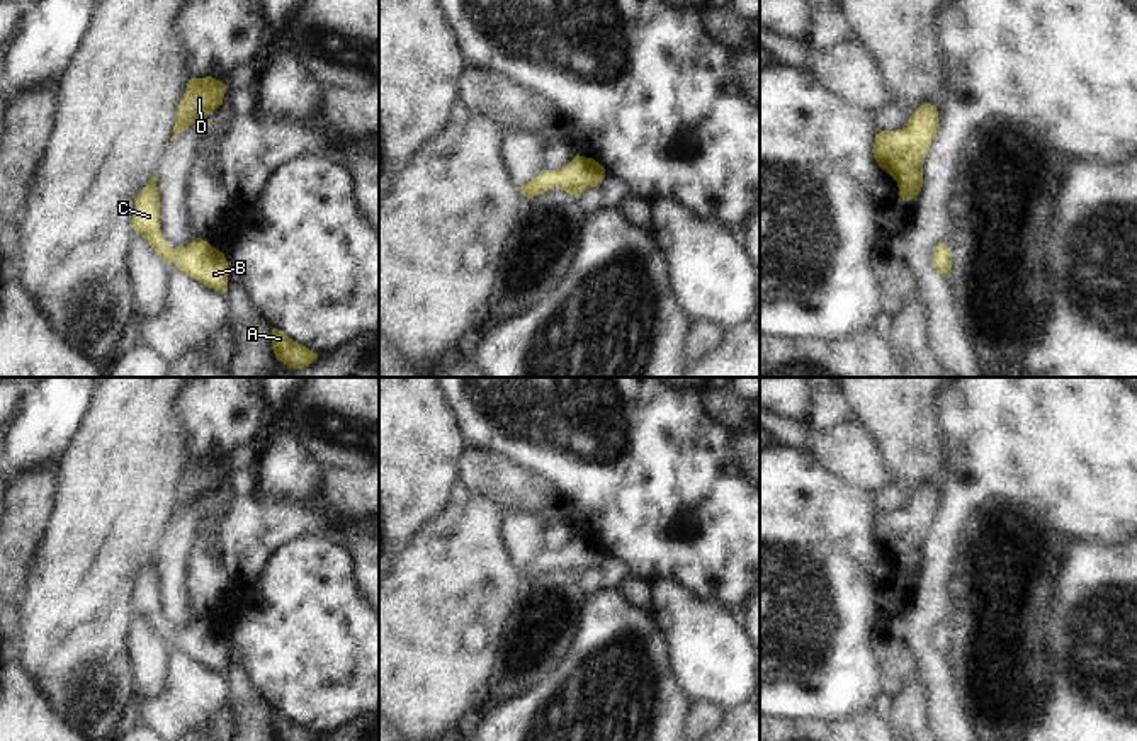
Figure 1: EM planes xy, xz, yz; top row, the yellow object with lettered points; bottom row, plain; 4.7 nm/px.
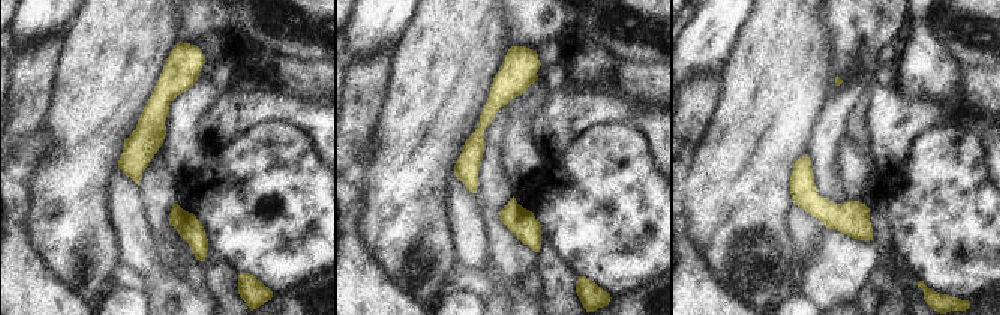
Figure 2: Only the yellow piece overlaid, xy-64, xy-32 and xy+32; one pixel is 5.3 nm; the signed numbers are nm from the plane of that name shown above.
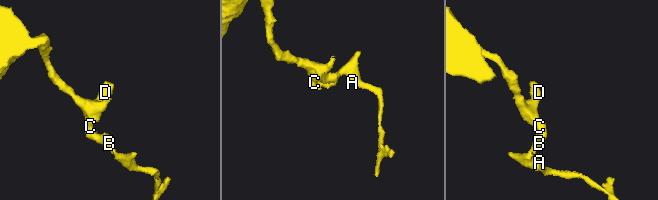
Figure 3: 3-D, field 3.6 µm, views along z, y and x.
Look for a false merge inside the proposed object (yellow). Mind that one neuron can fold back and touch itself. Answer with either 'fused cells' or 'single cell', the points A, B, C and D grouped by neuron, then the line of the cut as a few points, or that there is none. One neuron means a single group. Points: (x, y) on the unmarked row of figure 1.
single cell; A B C D; no cut

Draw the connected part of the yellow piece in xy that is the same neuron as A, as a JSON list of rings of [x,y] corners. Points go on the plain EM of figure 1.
[[[272,709],[272,731],[277,741],[316,741],[318,734]]]

